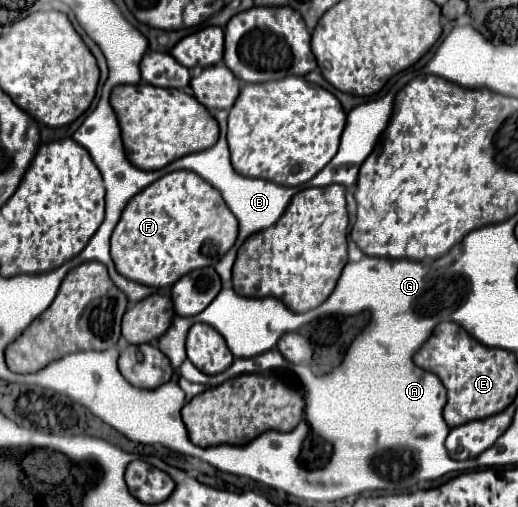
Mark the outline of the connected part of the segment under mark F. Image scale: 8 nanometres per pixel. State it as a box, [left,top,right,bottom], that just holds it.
[111,171,237,287]

